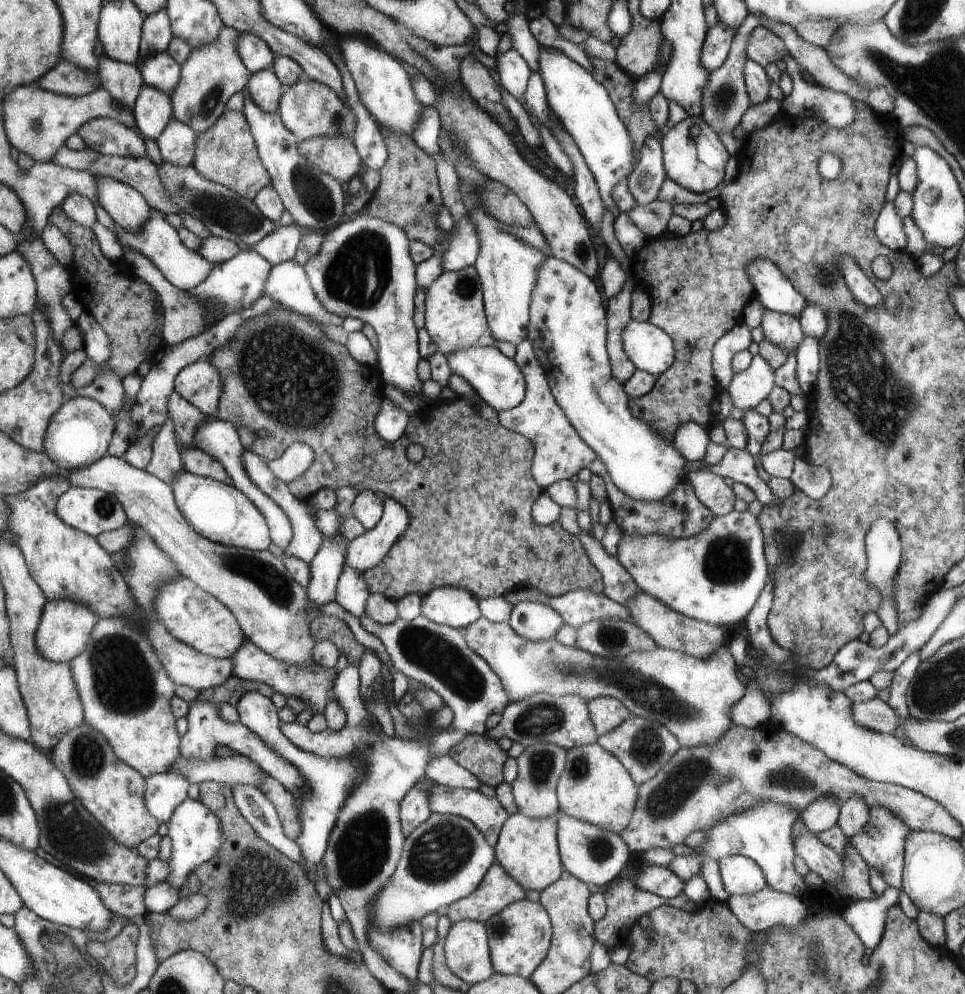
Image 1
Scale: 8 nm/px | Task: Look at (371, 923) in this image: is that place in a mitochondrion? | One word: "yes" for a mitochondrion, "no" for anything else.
no

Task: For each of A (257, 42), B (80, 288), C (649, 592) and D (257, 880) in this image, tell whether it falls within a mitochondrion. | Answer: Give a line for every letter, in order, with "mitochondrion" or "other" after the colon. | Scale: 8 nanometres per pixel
A: other
B: other
C: other
D: mitochondrion

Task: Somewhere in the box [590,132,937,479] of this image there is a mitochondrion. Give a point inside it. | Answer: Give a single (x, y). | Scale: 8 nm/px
(861, 379)

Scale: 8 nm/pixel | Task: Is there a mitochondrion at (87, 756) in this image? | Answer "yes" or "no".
yes

